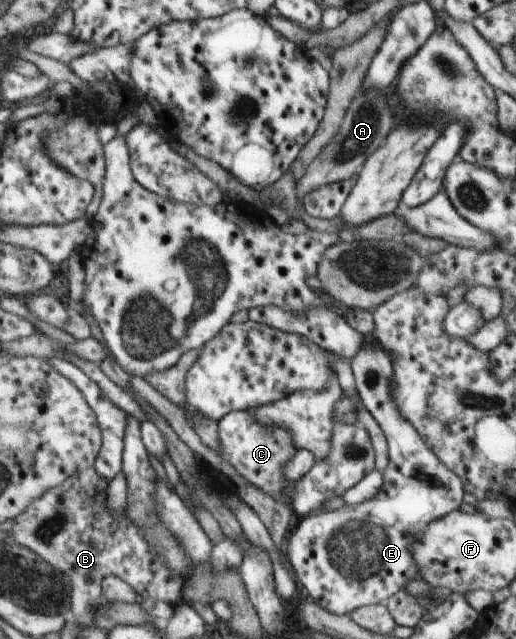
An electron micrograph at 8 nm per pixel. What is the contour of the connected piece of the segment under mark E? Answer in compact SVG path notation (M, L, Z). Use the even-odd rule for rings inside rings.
M372 335L365 336L365 346L349 360L349 365L353 374L354 386L357 392L357 396L362 404L362 406L372 415L372 418L378 423L378 426L382 429L383 435L385 436L387 442L387 451L389 456L389 461L387 467L381 472L382 481L381 492L376 493L368 502L360 503L357 505L344 505L341 509L326 510L322 508L316 513L311 513L306 515L304 518L299 518L299 522L296 525L294 532L289 533L284 544L285 555L287 556L290 566L294 569L295 579L298 584L308 592L308 596L314 600L314 603L320 605L324 610L337 615L348 615L353 610L361 608L361 606L373 605L376 603L384 603L387 597L392 596L395 592L400 589L404 589L405 585L410 581L418 578L420 576L420 568L418 568L416 562L412 555L413 542L417 541L420 532L424 530L425 526L430 522L433 522L437 518L444 517L445 514L452 512L458 508L463 507L462 494L464 494L464 484L461 479L457 477L449 468L447 468L441 459L437 457L425 445L424 439L417 433L417 430L408 422L402 415L401 411L397 409L397 403L394 402L393 394L391 391L391 381L393 380L394 371L393 365L388 358L387 354L380 348L373 344L374 338Z

